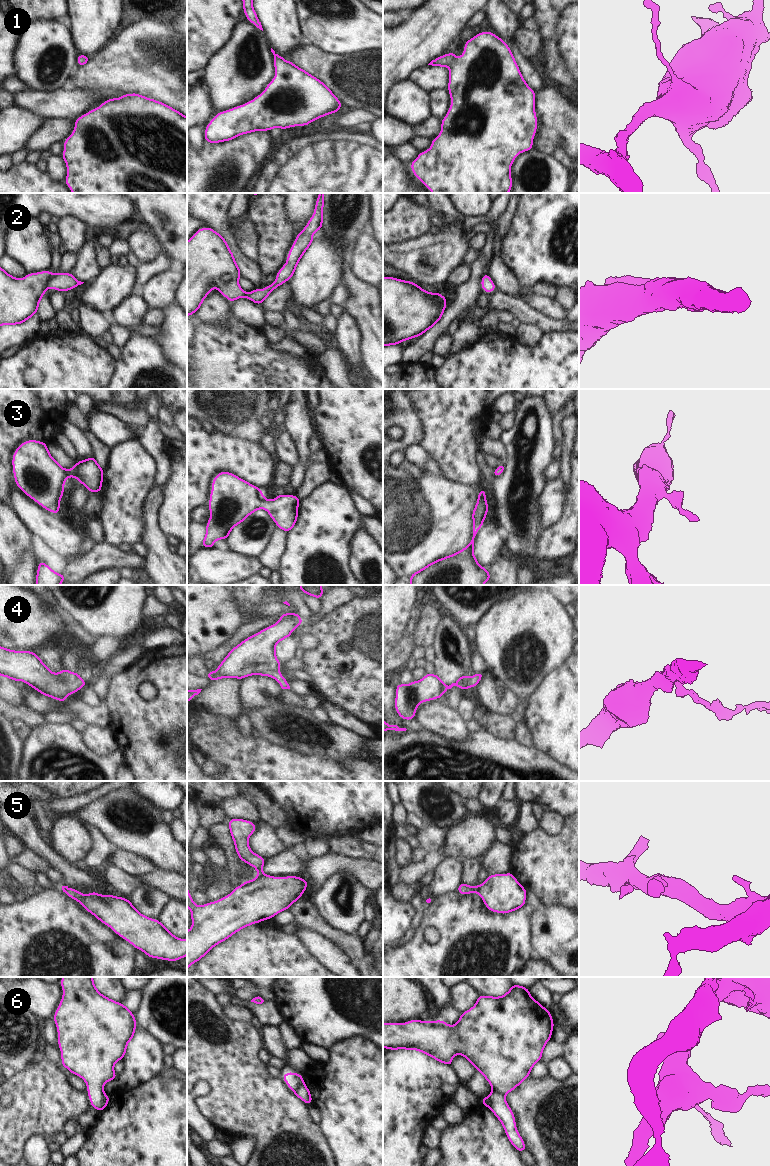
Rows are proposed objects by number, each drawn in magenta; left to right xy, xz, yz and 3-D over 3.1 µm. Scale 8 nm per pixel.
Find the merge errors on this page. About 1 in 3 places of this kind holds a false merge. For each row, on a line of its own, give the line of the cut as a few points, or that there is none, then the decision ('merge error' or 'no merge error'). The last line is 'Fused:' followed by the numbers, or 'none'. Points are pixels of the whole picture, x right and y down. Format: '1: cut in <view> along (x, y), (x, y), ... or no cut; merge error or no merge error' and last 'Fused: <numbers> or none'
1: no cut; no merge error
2: cut in xy along (53, 275), (48, 286); merge error
3: no cut; no merge error
4: no cut; no merge error
5: no cut; no merge error
6: cut in yz along (492, 1091), (497, 1091), (504, 1095); merge error
Fused: 2, 6

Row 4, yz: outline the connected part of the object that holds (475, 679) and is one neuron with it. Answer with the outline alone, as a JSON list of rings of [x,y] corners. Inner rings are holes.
[[[483,672],[475,673],[471,678],[463,675],[455,683],[447,686],[437,674],[426,673],[419,681],[412,681],[406,685],[399,683],[396,685],[395,711],[403,720],[413,720],[421,703],[440,699],[453,686],[457,686],[463,692],[477,687],[483,676]]]

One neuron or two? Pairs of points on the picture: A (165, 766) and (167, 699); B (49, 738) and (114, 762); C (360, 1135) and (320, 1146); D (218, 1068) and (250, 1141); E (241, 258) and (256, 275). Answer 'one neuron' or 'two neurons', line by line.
A: one neuron
B: one neuron
C: two neurons
D: two neurons
E: one neuron

